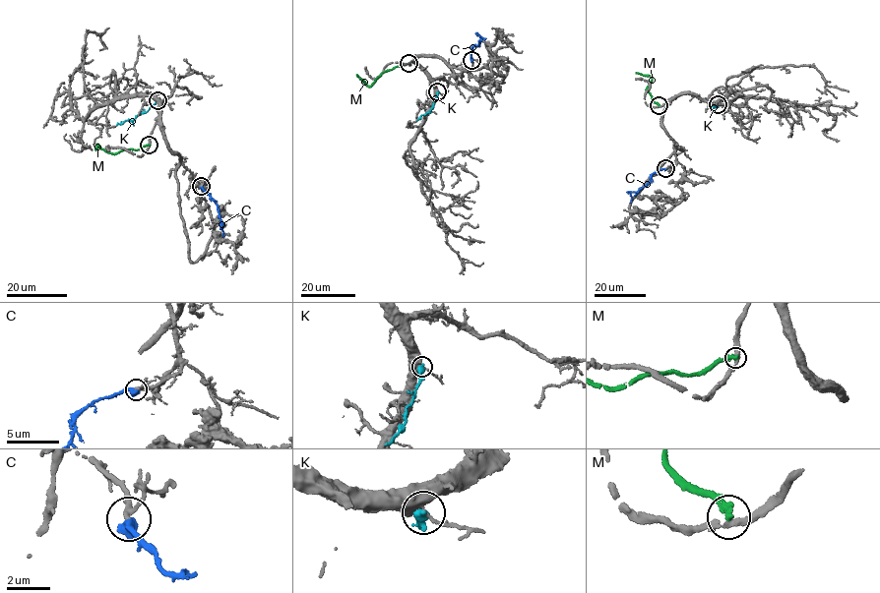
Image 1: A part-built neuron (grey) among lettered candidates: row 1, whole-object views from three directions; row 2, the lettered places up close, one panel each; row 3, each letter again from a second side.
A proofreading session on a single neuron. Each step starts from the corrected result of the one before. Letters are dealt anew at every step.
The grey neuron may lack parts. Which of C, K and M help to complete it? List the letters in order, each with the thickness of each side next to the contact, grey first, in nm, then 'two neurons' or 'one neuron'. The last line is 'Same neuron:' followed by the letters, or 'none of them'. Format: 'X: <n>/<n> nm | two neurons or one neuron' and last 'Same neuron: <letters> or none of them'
C: 180/550 nm | one neuron
K: 500/440 nm | two neurons
M: 260/320 nm | two neurons
Same neuron: C

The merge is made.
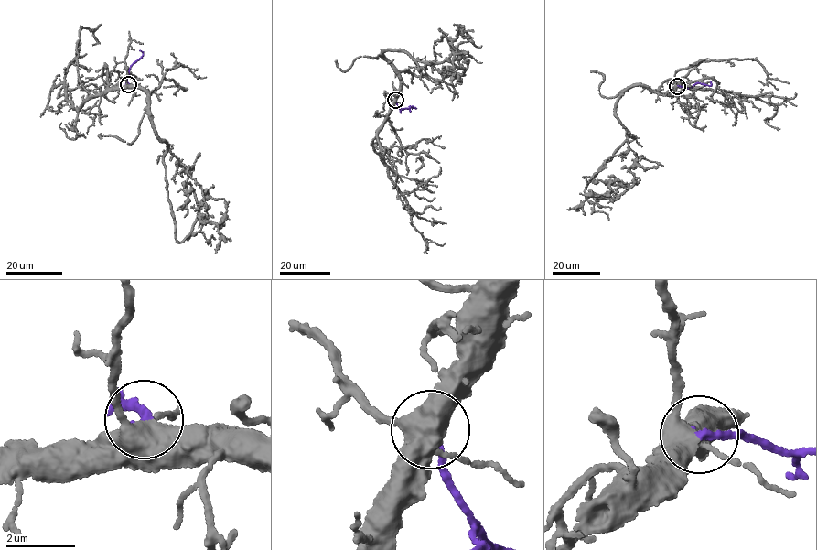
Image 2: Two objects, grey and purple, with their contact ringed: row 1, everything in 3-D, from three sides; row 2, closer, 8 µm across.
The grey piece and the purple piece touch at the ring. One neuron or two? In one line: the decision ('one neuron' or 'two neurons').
one neuron

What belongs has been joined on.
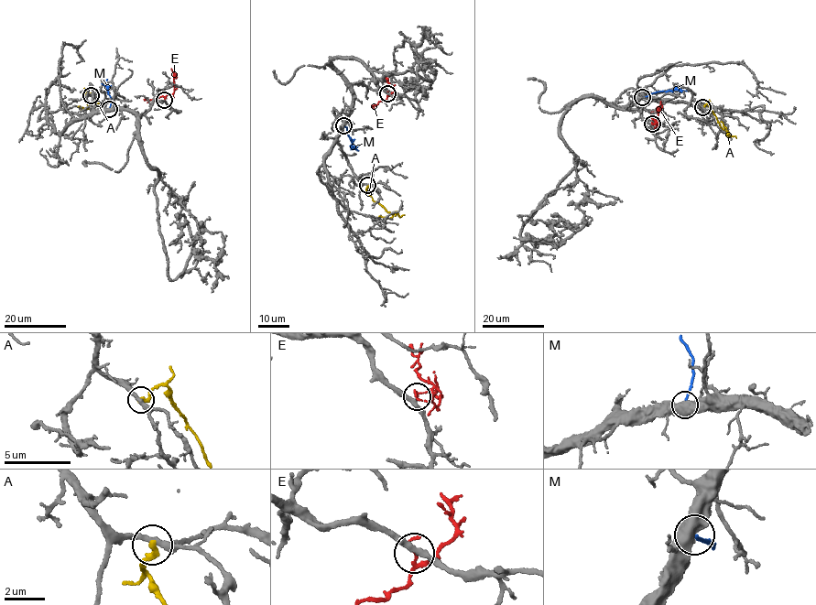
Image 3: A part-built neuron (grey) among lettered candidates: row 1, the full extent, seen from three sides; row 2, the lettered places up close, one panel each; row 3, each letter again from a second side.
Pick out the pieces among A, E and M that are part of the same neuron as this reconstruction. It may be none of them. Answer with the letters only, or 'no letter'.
E

